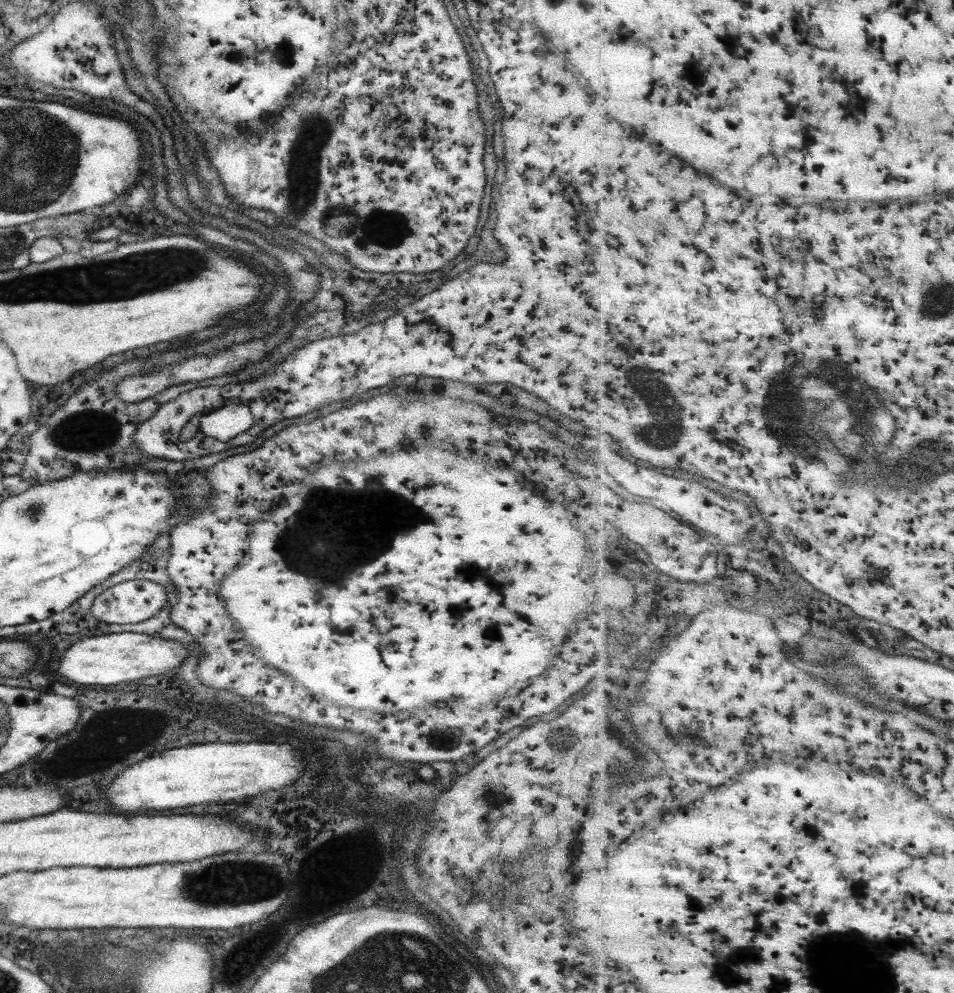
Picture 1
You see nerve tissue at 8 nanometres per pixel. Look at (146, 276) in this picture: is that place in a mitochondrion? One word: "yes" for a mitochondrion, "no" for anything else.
yes

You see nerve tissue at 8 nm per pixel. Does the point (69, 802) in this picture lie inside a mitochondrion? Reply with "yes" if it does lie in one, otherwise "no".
no

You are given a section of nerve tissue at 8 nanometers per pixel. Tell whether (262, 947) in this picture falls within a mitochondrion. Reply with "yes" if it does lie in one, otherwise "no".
no

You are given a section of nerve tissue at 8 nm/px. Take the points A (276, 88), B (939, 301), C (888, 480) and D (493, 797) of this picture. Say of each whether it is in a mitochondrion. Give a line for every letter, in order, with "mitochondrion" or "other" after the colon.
A: other
B: mitochondrion
C: mitochondrion
D: mitochondrion

